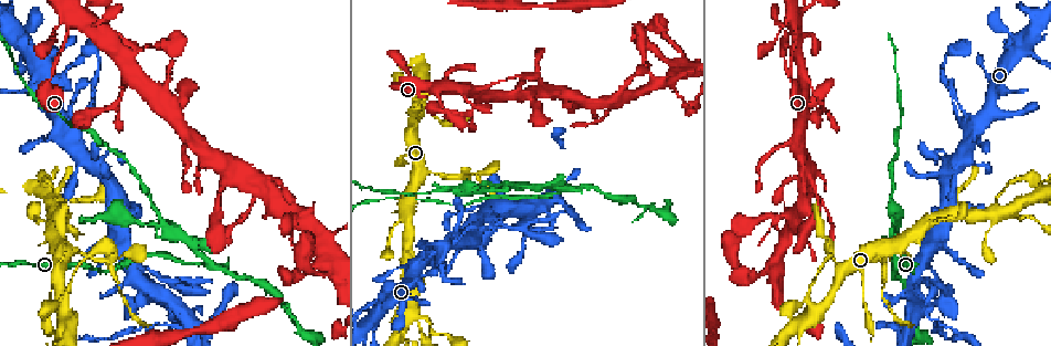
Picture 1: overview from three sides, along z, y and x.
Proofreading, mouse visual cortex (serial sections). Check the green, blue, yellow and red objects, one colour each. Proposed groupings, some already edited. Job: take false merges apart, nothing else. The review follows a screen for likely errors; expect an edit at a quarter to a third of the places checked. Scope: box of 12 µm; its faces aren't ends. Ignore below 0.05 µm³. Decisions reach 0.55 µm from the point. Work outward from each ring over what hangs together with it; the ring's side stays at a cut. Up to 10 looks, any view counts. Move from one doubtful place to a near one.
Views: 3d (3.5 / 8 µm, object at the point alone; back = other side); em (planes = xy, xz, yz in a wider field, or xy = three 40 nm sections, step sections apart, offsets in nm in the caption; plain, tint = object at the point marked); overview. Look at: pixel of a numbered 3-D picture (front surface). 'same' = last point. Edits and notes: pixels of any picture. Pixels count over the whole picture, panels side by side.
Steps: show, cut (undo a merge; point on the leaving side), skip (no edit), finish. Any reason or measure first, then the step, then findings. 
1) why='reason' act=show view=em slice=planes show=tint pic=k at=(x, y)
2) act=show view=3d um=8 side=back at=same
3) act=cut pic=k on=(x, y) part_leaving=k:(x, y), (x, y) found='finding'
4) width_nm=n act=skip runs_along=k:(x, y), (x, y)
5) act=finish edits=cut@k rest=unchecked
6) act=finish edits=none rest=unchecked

why='three-way junction' act=show view=3d um=3.5 pic=1 at=(63, 128)

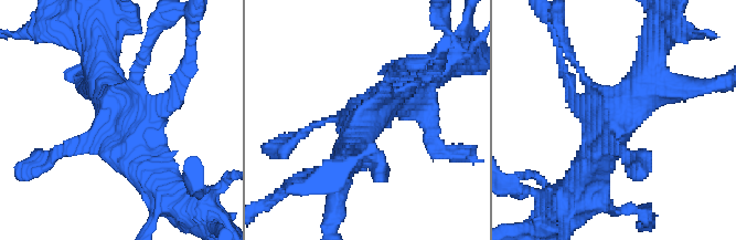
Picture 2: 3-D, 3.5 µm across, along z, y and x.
why='now the EM' act=show view=em slice=xy step=5 show=tint pic=2 at=(361, 129)

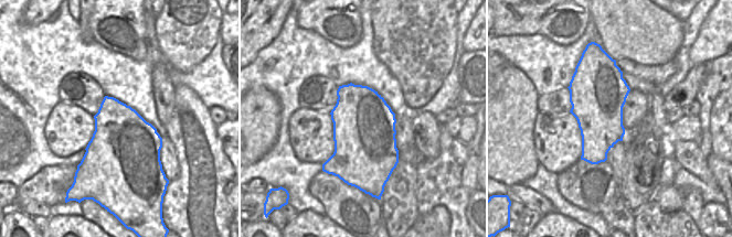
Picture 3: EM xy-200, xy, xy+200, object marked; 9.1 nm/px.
act=show view=em slice=xy step=2 show=tint at=same

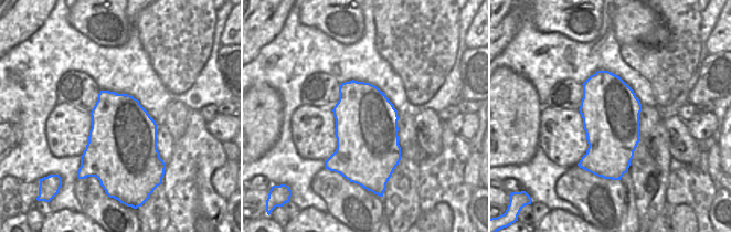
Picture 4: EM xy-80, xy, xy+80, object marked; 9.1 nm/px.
act=skip runs_along=2:(651, 53), (646, 74), (583, 173) found='all the same cell'

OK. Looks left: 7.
why='two arms in line, one across' act=show view=3d um=3.5 pic=1 at=(208, 264)

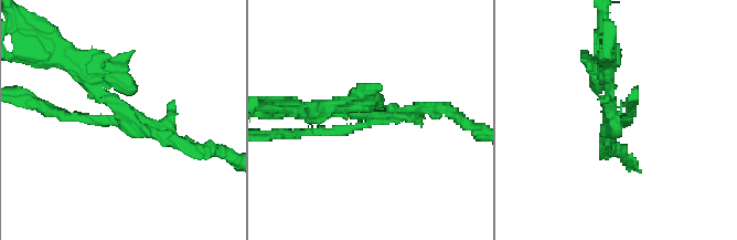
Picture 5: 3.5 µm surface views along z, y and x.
act=show view=em slice=xy step=2 show=tint pic=5 at=(371, 120)

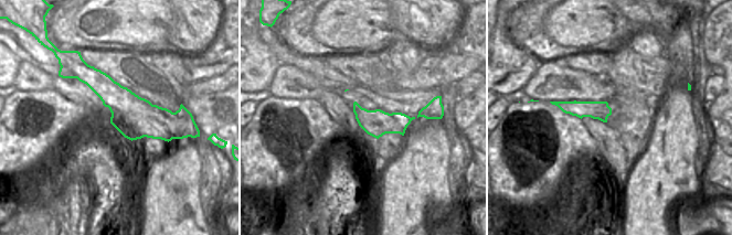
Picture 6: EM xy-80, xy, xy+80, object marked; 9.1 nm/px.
act=show view=em slice=planes show=tint at=same

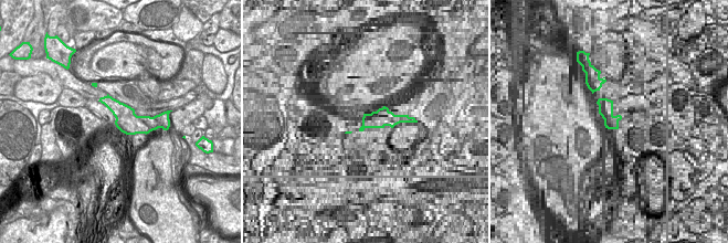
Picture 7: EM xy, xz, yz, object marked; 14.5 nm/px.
act=cut pic=5 on=(167, 122) part_leaving=5:(121, 117), (61, 52), (41, 49) found='a second cell is stuck on'

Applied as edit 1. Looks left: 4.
why='sharp bend' act=show view=3d um=3.5 pic=1 at=(172, 320)

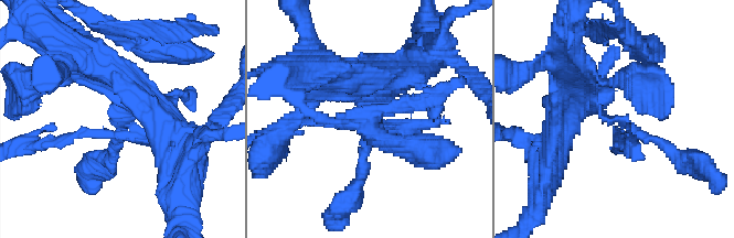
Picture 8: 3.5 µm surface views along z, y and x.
why='shape alone is not enough' act=show view=em slice=xy step=2 show=tint pic=8 at=(617, 119)

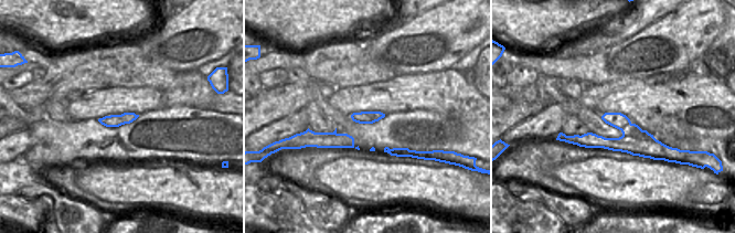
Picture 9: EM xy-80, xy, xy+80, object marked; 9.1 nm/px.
act=show view=em slice=xy step=1 show=tint at=same

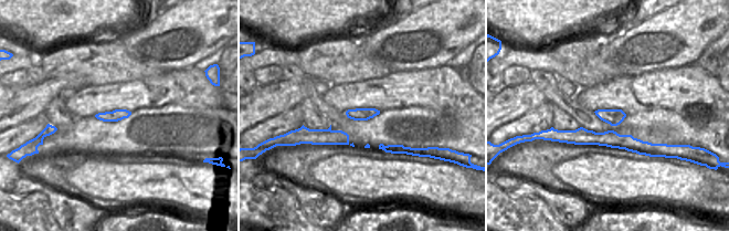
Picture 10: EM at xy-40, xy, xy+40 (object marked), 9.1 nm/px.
act=cut pic=8 on=(414, 123) part_leaving=8:(120, 131), (81, 131), (30, 144) found='a second cell is stuck on'

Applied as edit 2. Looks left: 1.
act=finish edits=cut@5,cut@8 rest=unchecked

